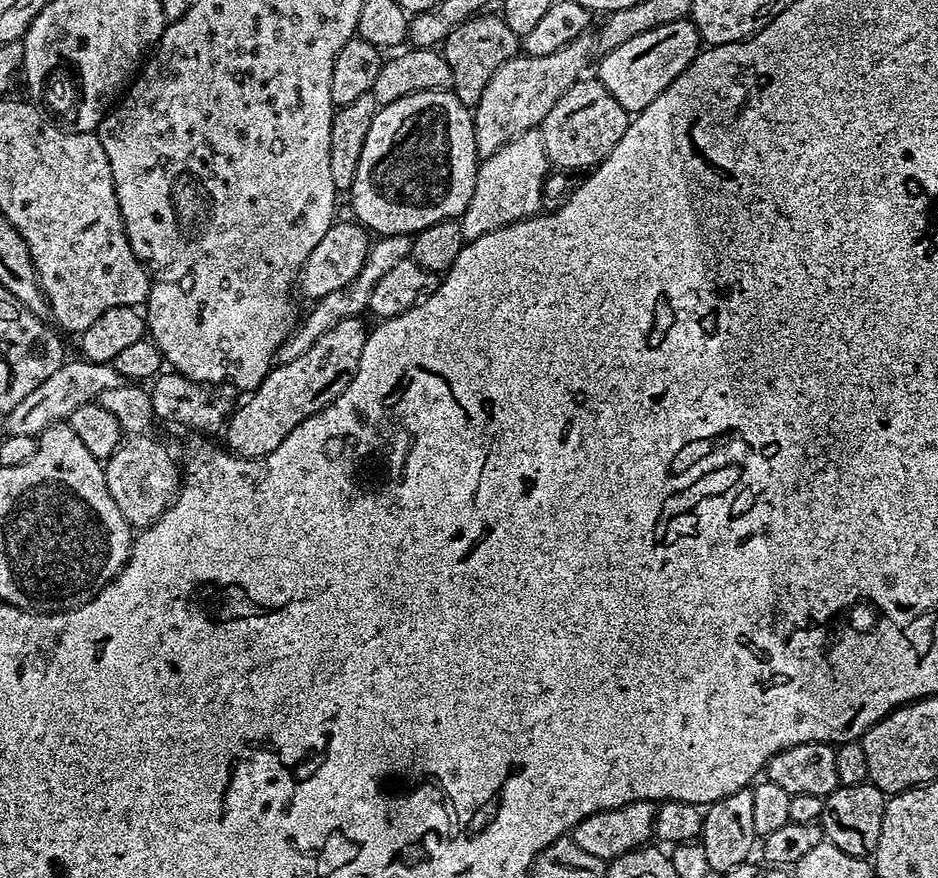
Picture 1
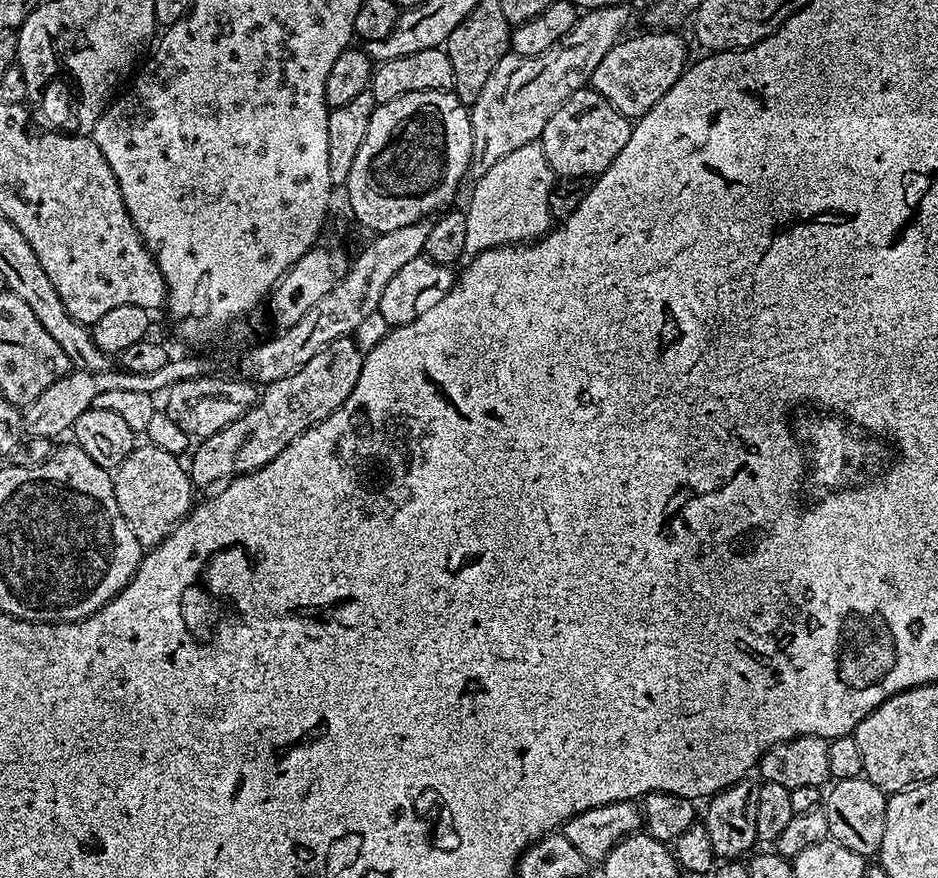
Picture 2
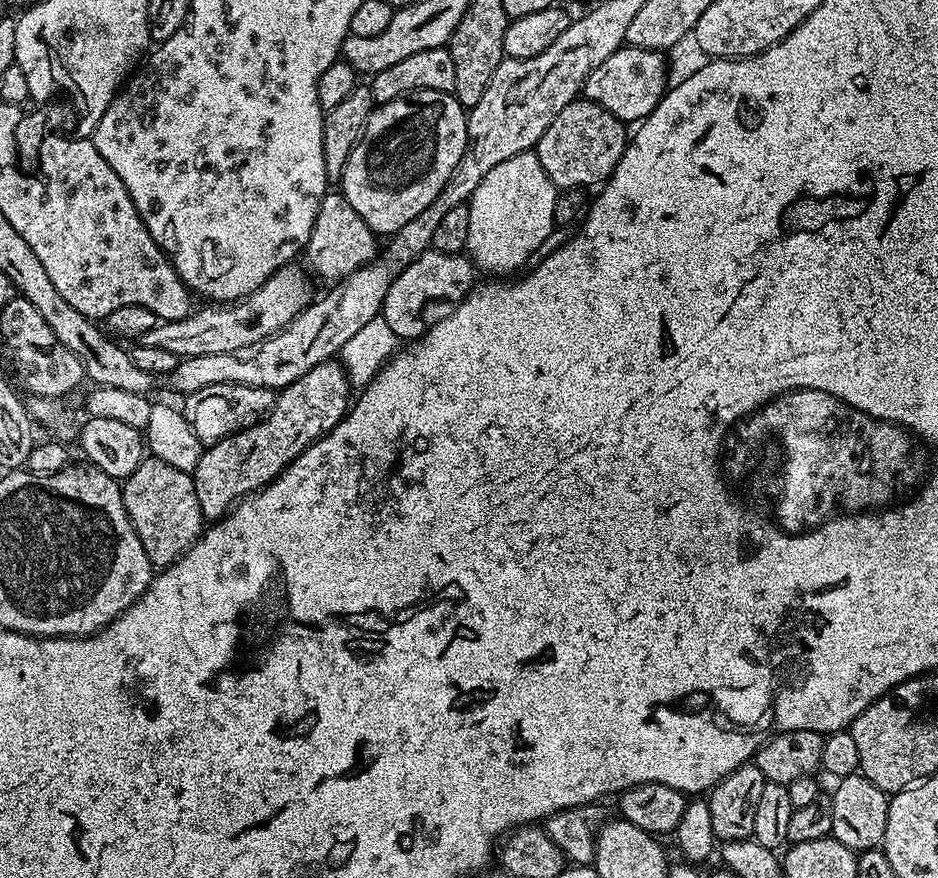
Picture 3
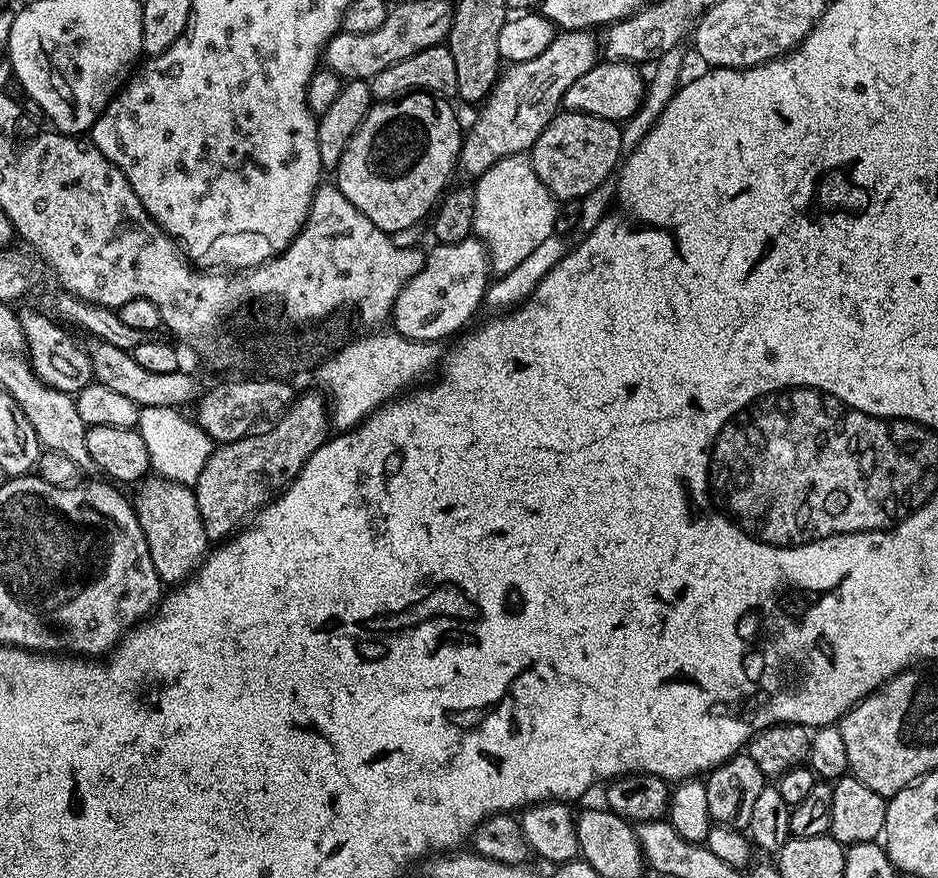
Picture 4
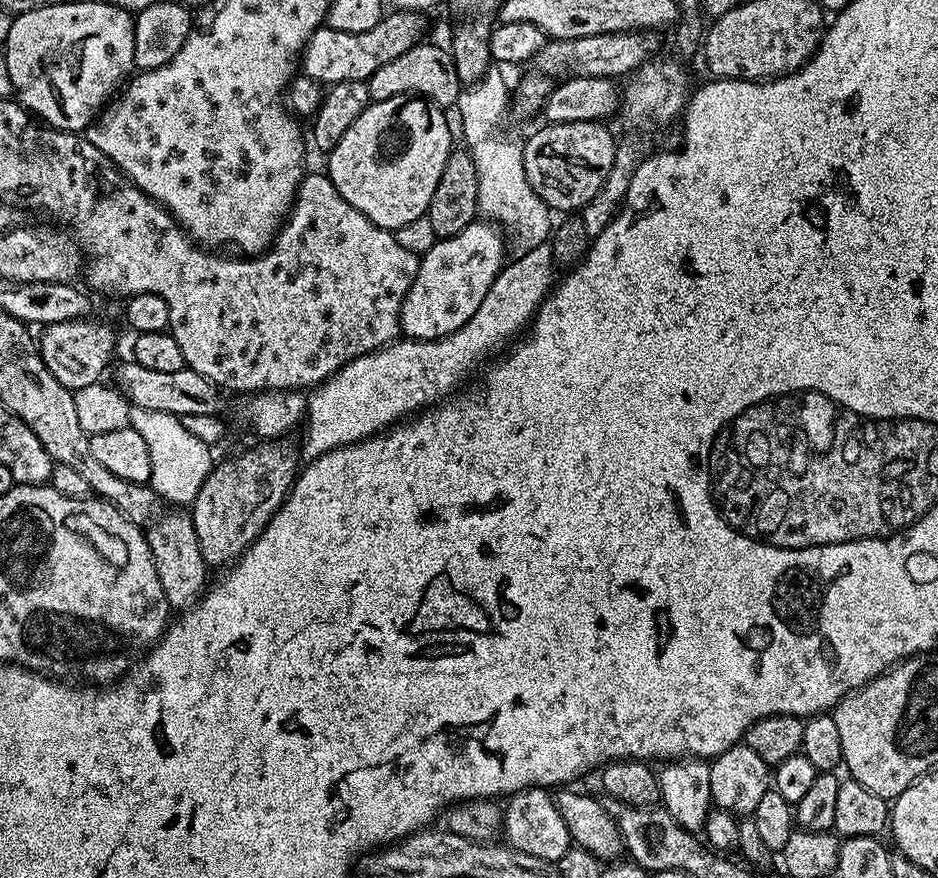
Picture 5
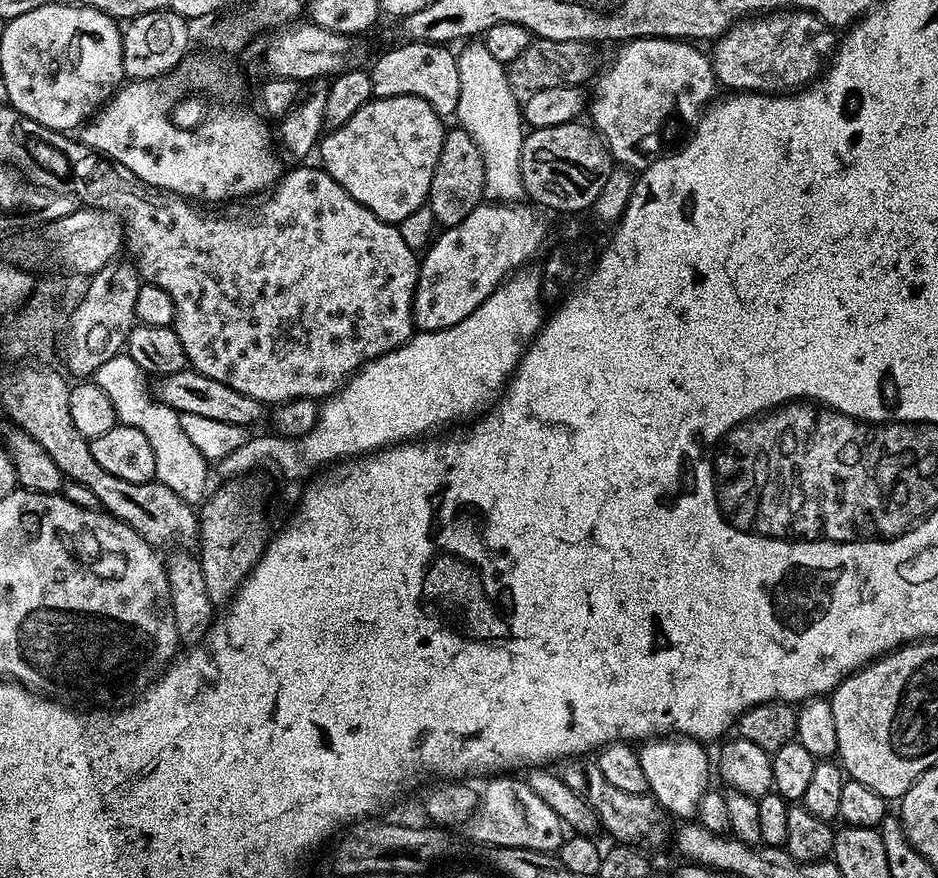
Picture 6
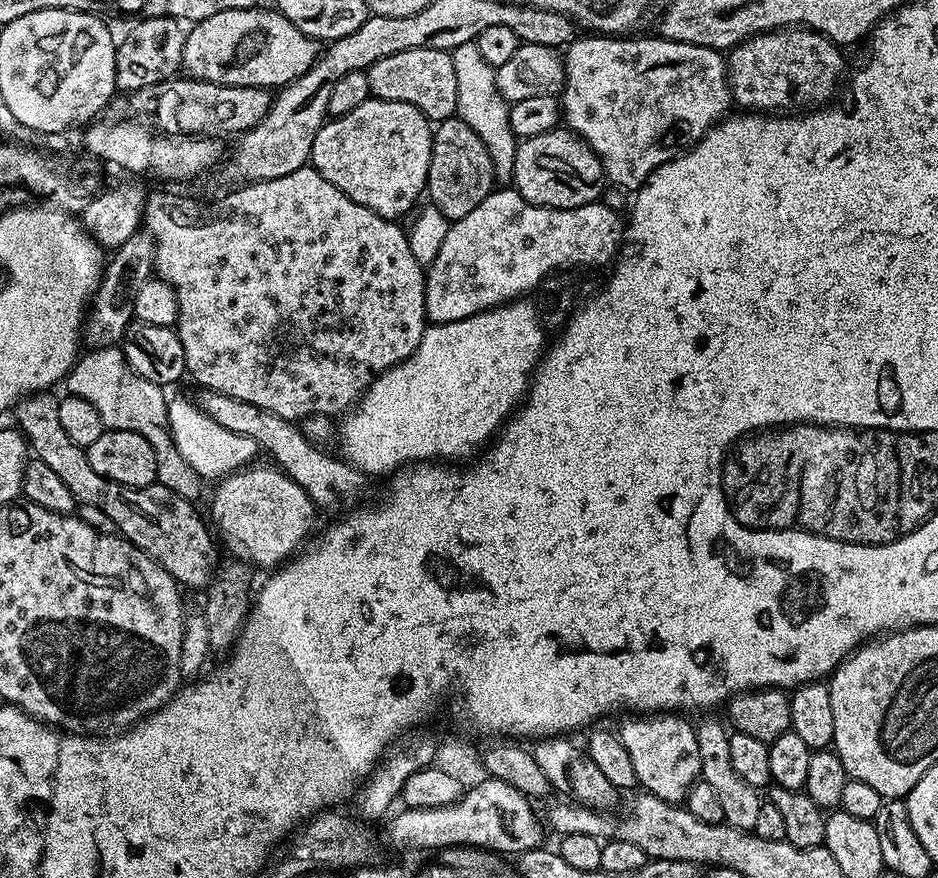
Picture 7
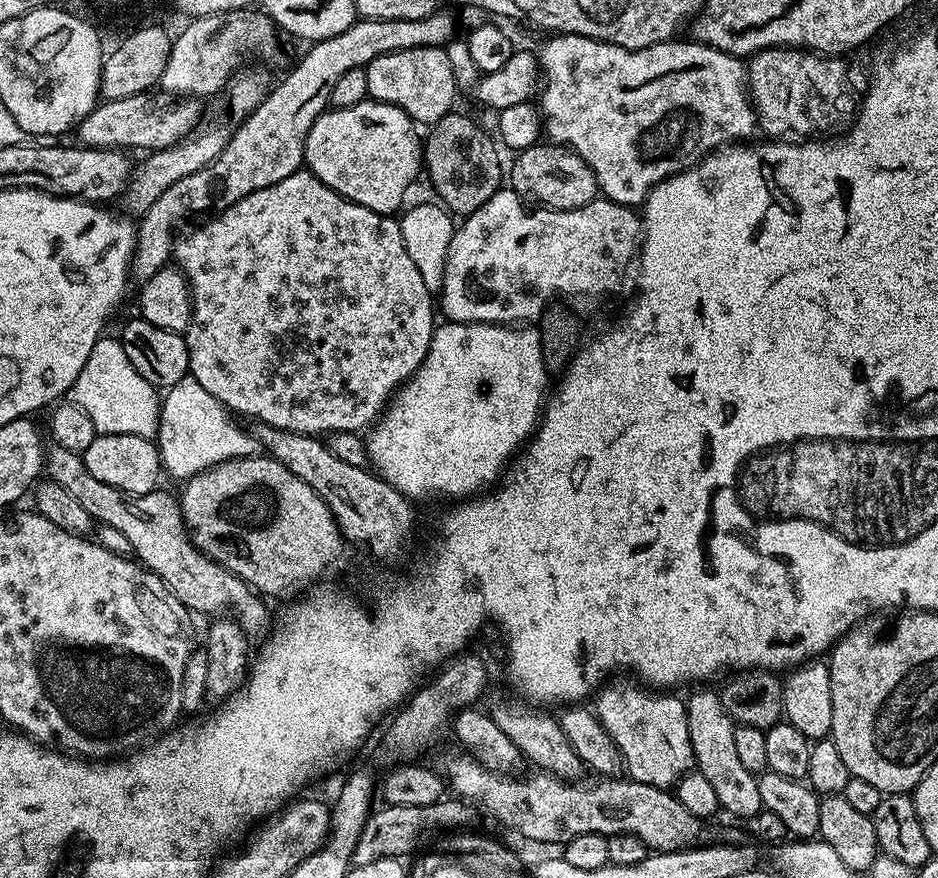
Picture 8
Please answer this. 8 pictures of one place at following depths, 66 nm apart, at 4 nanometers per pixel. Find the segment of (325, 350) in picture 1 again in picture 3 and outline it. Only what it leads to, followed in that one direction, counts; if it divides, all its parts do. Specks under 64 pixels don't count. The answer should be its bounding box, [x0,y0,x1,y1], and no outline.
[191,358,350,521]

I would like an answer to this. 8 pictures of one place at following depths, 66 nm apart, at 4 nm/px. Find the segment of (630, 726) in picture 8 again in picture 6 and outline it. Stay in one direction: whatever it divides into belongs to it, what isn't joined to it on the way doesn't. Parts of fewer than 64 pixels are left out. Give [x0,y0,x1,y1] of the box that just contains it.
[639,735,714,822]

